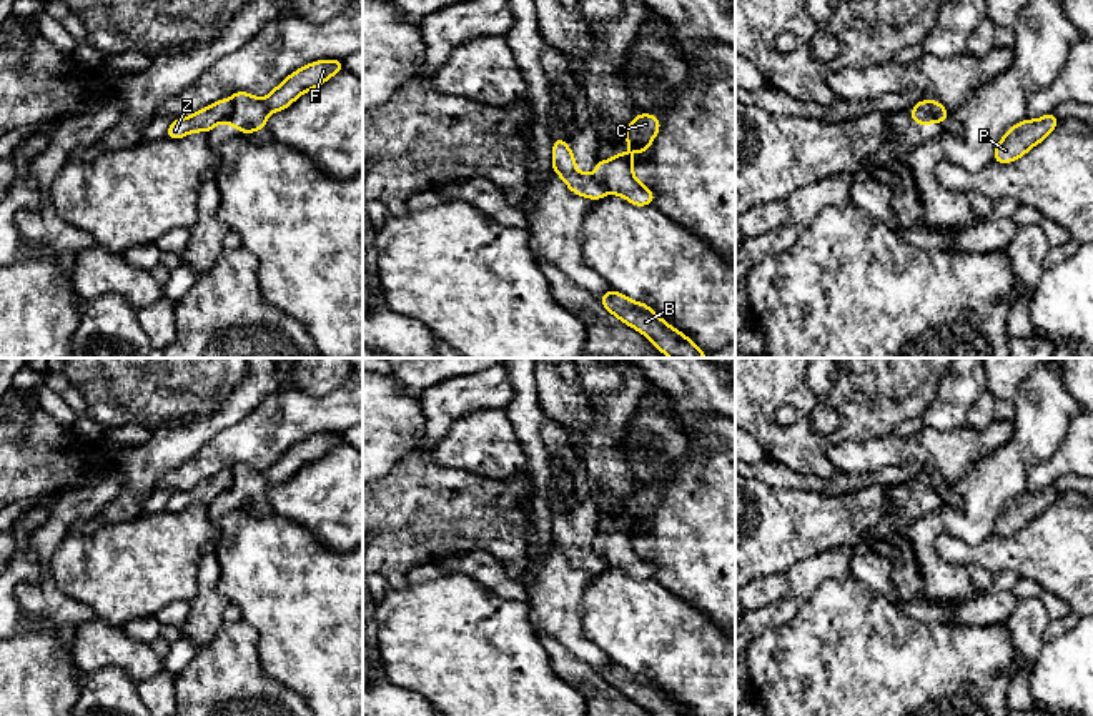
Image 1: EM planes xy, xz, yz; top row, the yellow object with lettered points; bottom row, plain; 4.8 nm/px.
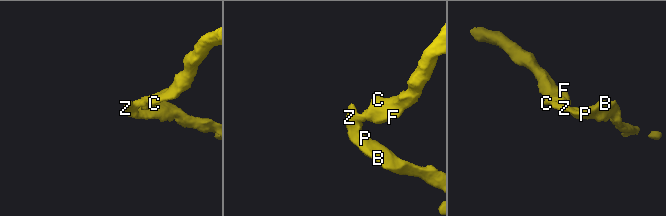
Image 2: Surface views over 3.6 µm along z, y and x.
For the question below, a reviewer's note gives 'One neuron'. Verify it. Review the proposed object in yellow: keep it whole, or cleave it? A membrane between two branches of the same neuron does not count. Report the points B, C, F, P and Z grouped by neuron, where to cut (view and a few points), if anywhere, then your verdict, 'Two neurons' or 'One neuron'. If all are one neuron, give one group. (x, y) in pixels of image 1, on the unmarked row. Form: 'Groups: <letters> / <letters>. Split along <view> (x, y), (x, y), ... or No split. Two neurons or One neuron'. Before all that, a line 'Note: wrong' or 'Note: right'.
Note: wrong
Groups: B P Z / C F. Split along yz (929, 475), (937, 493). Two neurons

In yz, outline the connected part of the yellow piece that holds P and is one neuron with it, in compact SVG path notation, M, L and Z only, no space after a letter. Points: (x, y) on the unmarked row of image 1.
M1053 485L1038 493L1023 493L1013 498L997 516L993 535L1010 536L1023 530L1030 521L1045 513L1058 498Z

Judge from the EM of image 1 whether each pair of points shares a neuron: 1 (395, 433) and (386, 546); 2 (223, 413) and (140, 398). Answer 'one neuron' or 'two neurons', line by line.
1: two neurons
2: two neurons

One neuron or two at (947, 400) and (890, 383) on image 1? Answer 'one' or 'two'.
two

